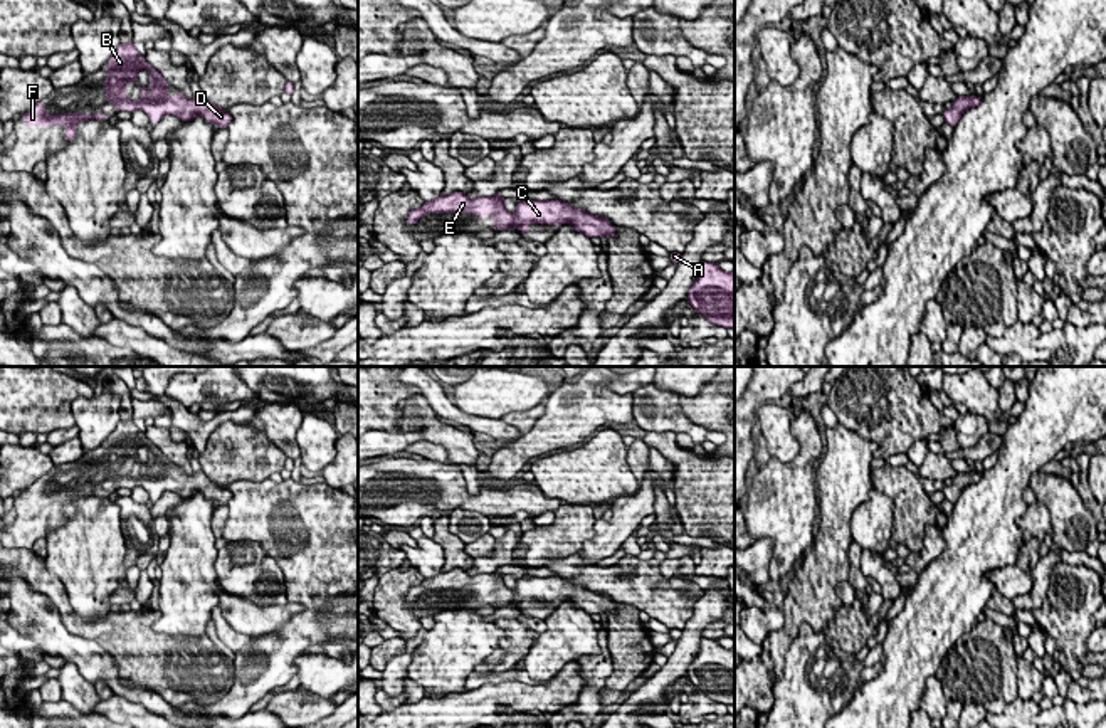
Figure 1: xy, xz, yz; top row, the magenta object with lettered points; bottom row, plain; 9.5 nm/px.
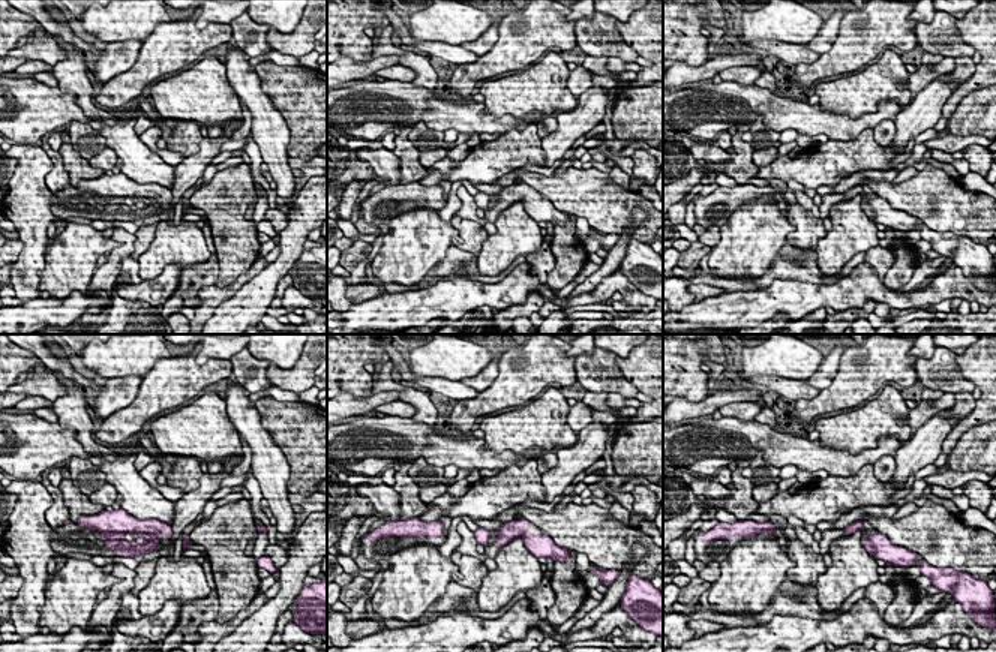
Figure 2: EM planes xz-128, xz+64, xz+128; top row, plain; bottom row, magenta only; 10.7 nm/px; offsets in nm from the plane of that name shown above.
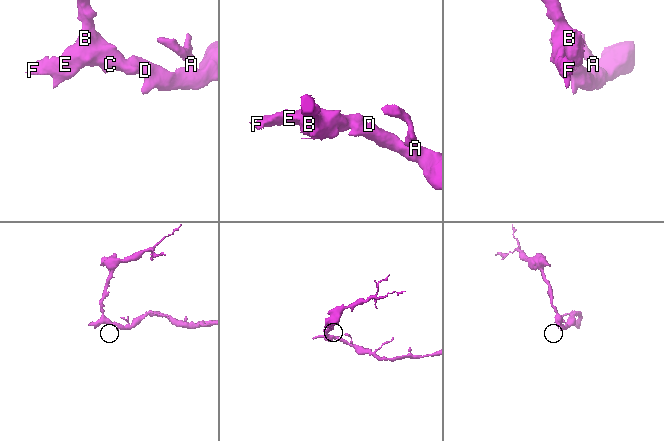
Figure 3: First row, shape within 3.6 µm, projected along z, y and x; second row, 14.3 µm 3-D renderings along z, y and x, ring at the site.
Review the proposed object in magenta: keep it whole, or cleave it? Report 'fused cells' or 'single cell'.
single cell

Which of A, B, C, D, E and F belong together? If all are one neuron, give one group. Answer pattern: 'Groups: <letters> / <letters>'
Groups: A B C D E F

